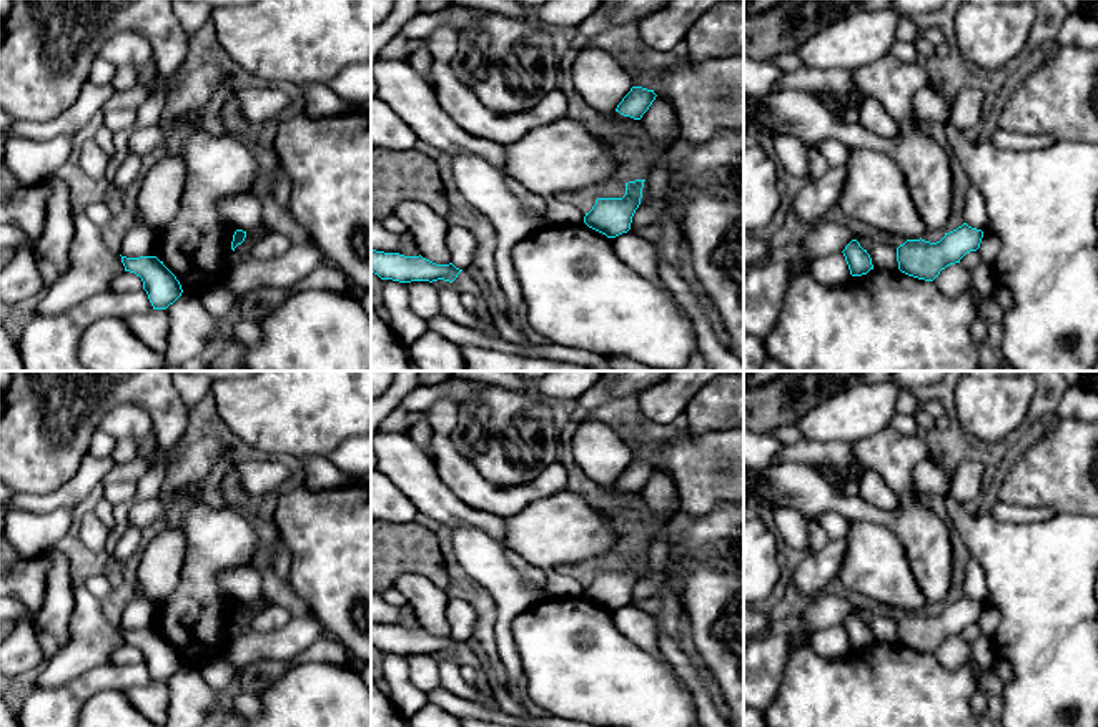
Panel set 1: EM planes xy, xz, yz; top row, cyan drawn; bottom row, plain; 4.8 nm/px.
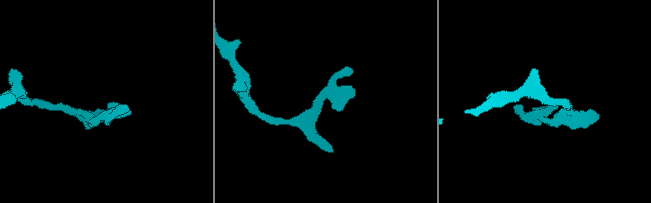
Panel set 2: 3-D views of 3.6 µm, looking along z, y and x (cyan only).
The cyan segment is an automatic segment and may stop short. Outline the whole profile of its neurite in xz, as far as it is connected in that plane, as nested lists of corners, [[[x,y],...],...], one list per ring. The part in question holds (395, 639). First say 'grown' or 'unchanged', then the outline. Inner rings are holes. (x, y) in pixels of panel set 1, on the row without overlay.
unchanged | [[[371,622],[371,644],[381,652],[393,652],[399,655],[433,655],[438,652],[453,655],[462,642],[456,640],[453,636],[436,637],[423,631],[421,627],[404,629],[399,626],[384,626]]]

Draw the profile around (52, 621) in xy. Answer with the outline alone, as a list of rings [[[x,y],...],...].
[[[57,549],[42,554],[53,566],[47,574],[47,591],[40,609],[35,612],[33,629],[38,637],[40,649],[48,659],[55,655],[70,637],[70,619],[75,607],[73,576],[68,559]]]

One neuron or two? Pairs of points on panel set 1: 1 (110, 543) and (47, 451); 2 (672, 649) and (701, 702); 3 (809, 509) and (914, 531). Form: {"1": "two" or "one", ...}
{"1": "two", "2": "one", "3": "one"}

